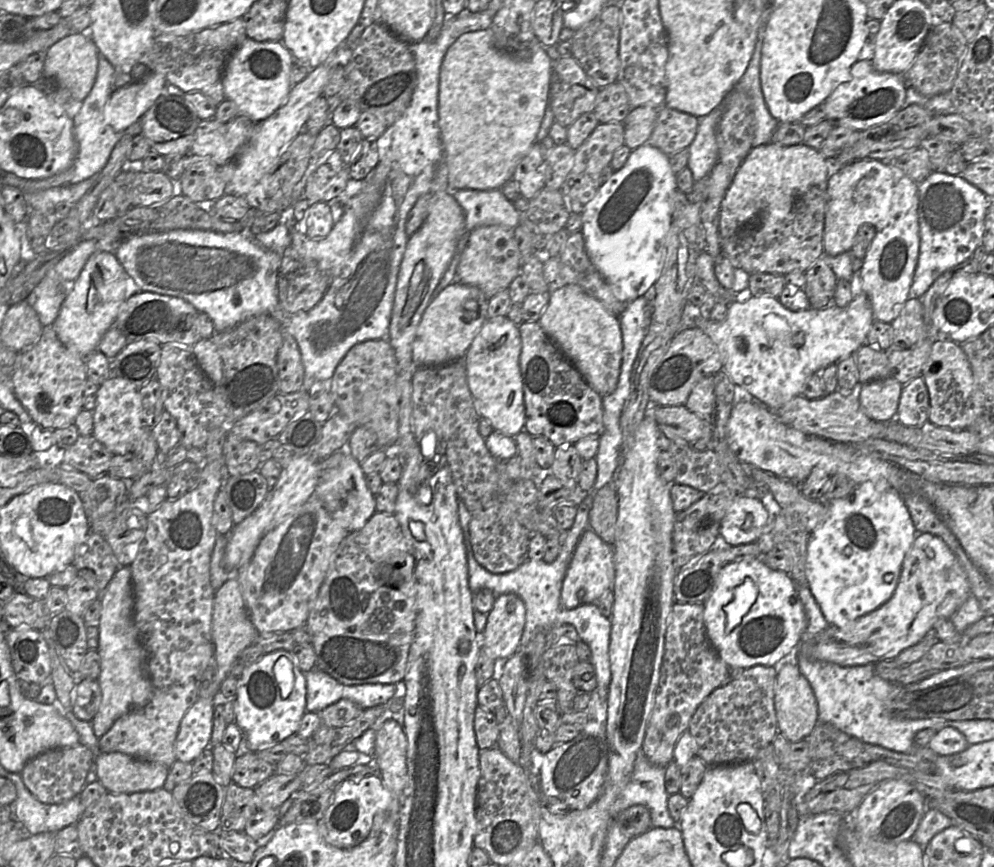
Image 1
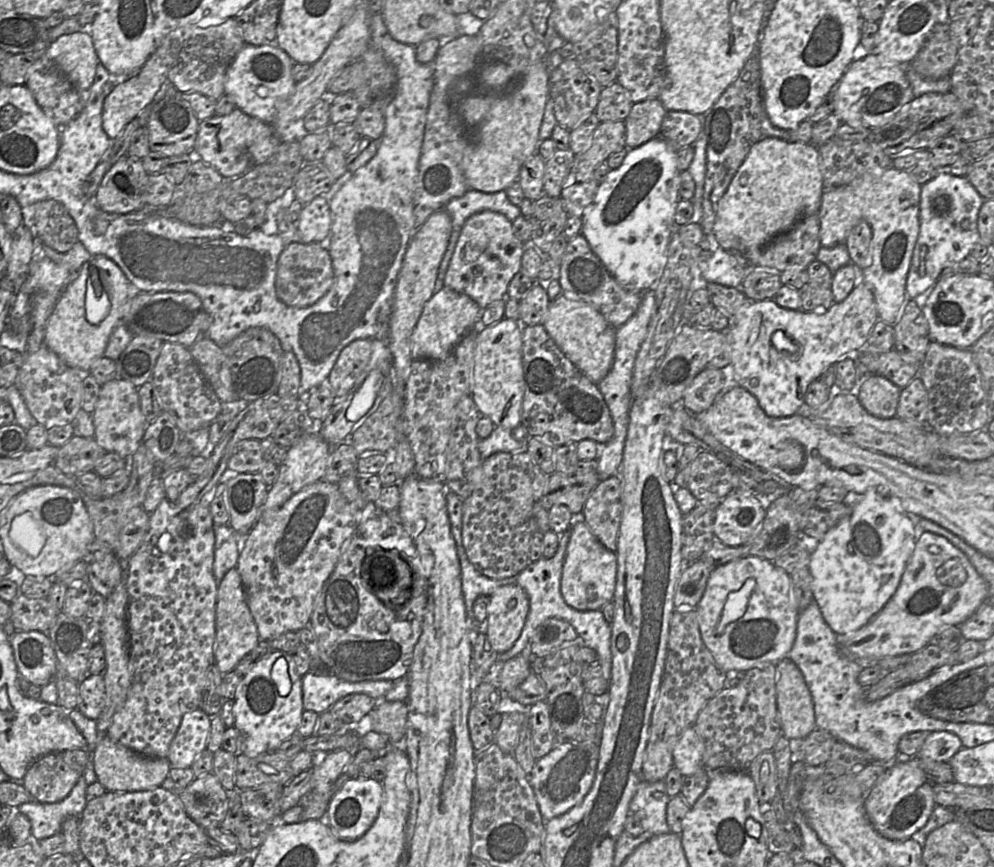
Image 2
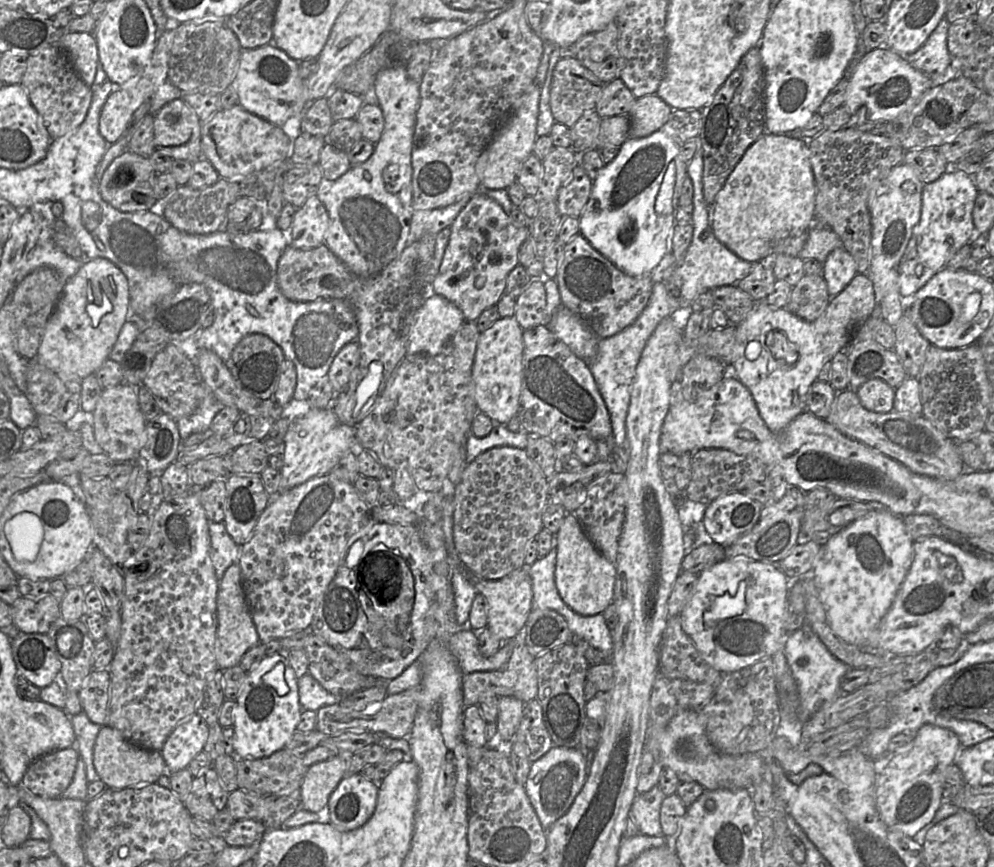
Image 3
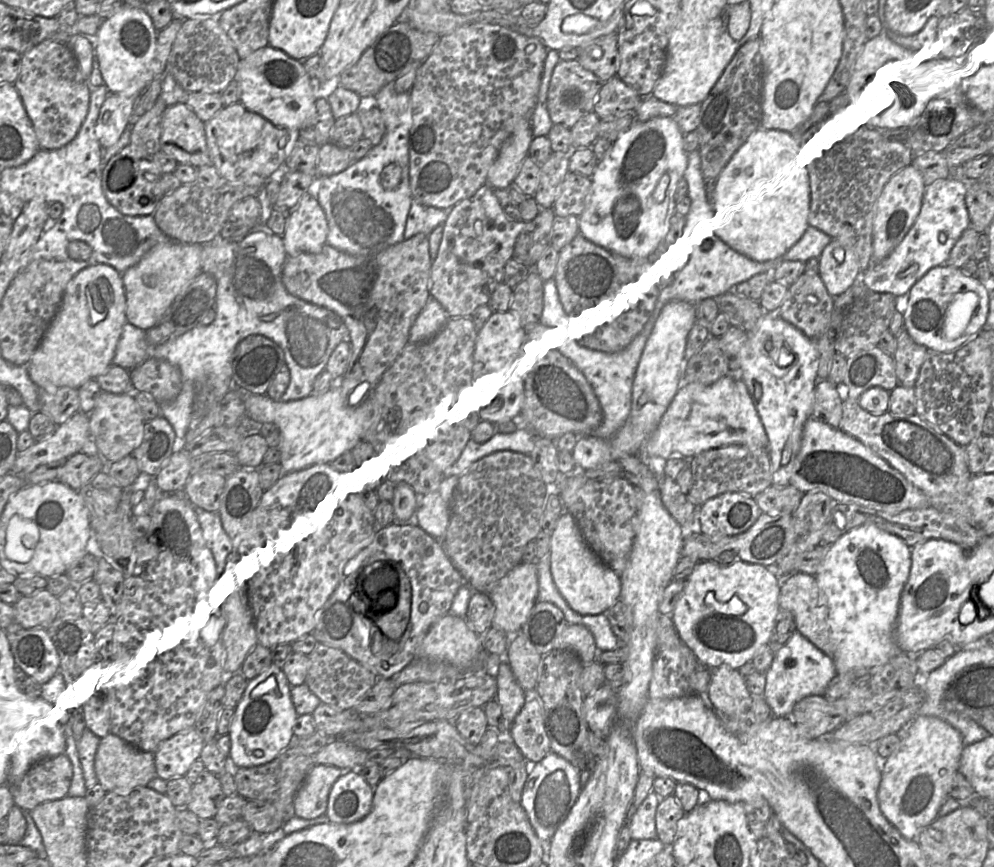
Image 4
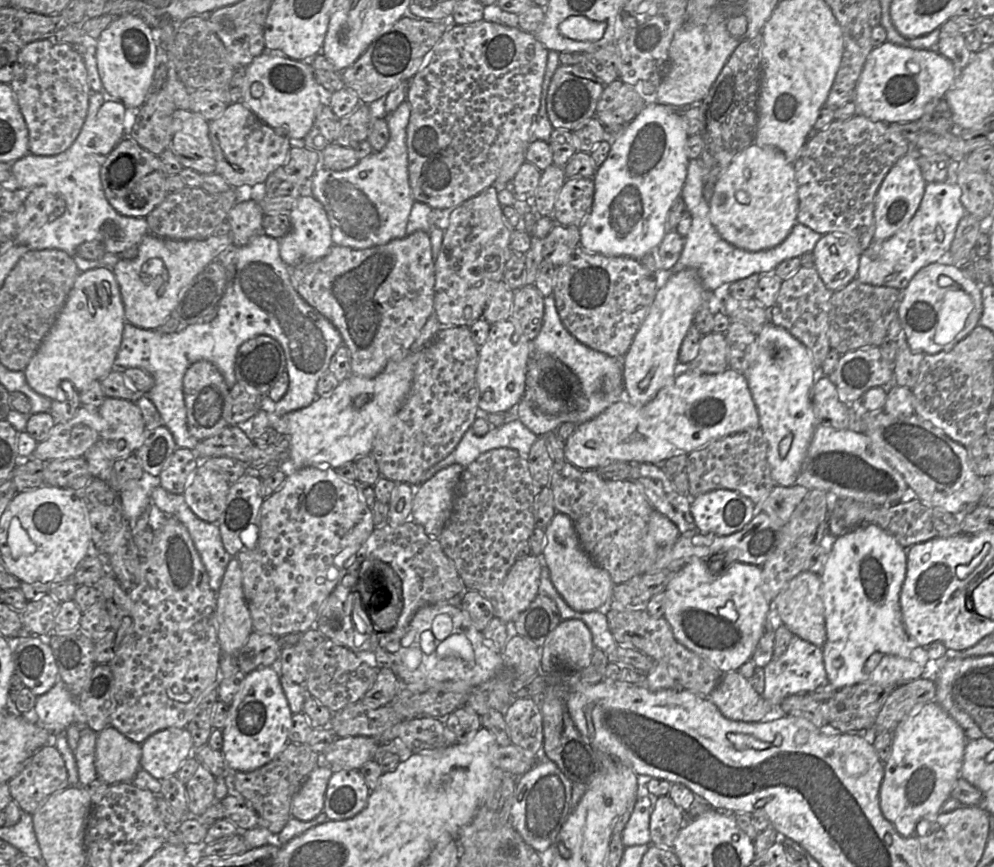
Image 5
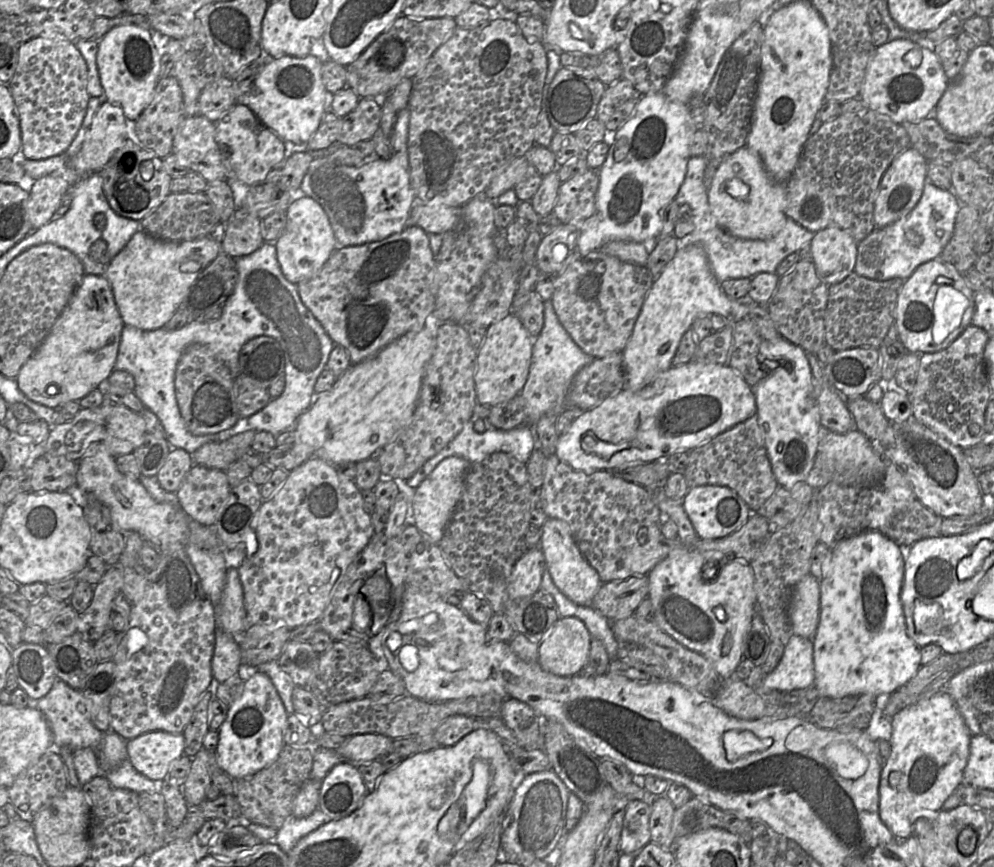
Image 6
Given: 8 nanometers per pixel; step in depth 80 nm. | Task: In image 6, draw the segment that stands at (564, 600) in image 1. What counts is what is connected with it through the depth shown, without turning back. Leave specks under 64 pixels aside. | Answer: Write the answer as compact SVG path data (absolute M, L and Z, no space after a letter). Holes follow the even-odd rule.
M548 518L542 527L540 548L545 556L548 569L556 587L573 602L591 606L591 602L603 584L597 571L581 554L569 525L560 519Z

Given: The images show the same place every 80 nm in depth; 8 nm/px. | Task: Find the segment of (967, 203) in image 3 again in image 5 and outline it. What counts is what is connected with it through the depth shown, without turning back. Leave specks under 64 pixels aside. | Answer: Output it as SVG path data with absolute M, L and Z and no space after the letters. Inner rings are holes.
M926 183L919 208L909 223L889 239L874 239L861 253L857 279L866 284L904 290L913 276L924 266L941 258L945 258L944 263L950 263L949 251L956 228L966 213L961 203L961 188L957 183Z

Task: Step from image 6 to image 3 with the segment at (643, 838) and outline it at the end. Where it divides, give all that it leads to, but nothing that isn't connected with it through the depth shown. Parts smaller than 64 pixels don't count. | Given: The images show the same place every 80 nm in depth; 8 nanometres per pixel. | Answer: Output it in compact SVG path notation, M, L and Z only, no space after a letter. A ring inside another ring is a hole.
M659 785L645 793L636 795L630 810L630 817L636 823L639 833L647 836L663 835L660 810L665 797Z

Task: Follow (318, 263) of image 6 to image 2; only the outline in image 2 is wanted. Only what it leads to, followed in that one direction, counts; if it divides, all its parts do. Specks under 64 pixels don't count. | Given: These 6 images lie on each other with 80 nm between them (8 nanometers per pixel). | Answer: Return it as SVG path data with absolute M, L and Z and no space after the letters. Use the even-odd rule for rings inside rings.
M317 196L304 205L297 221L299 241L301 243L319 243L326 246L332 225L332 214L328 201Z

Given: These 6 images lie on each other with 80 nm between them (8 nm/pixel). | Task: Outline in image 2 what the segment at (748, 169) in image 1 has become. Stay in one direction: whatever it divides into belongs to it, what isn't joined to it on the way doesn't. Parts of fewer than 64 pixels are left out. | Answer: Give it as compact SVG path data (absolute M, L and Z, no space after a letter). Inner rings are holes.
M762 137L752 146L718 202L714 235L723 249L745 255L750 249L761 249L774 237L788 231L803 218L818 213L822 195L823 177L819 152L815 145L777 137Z

